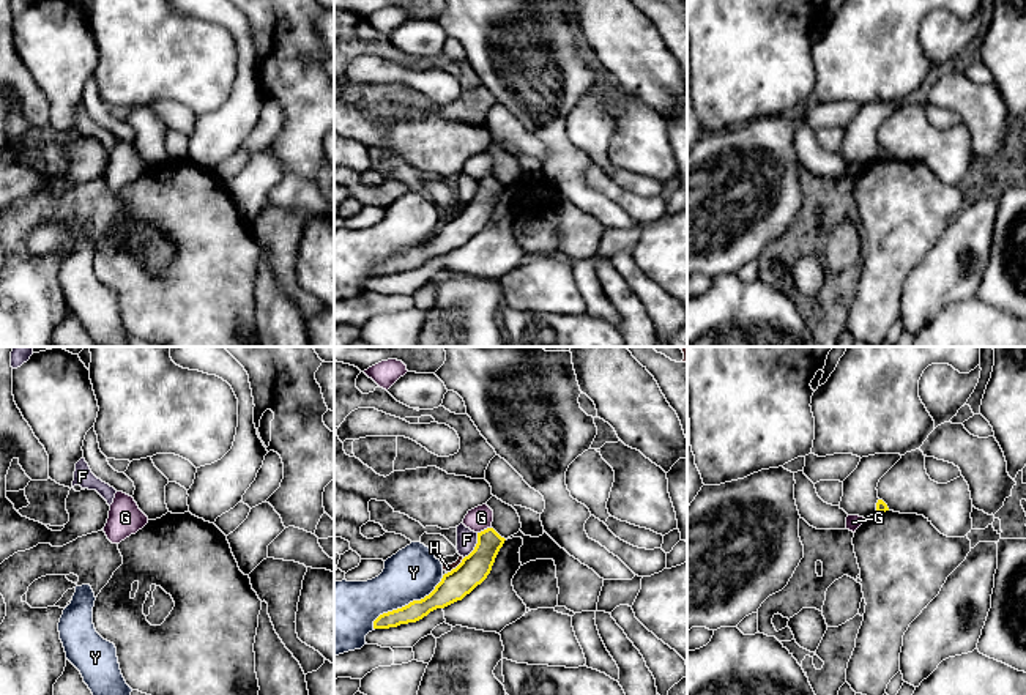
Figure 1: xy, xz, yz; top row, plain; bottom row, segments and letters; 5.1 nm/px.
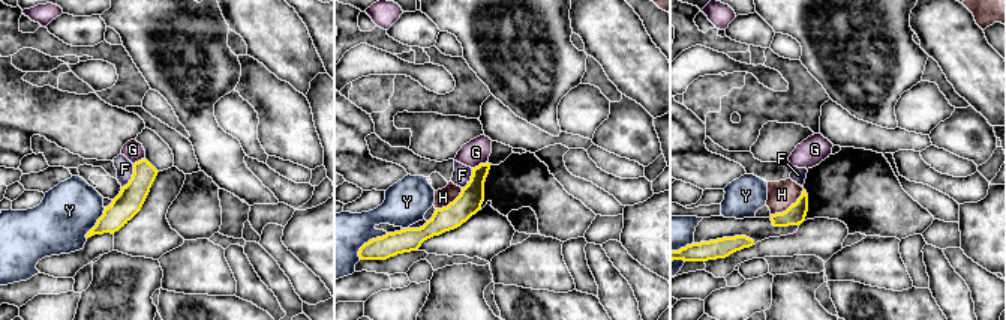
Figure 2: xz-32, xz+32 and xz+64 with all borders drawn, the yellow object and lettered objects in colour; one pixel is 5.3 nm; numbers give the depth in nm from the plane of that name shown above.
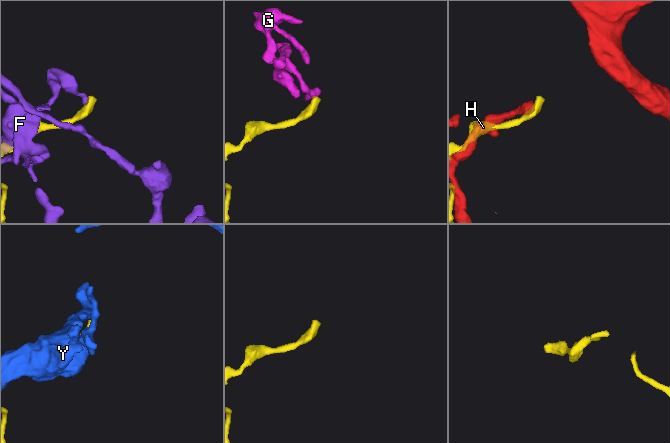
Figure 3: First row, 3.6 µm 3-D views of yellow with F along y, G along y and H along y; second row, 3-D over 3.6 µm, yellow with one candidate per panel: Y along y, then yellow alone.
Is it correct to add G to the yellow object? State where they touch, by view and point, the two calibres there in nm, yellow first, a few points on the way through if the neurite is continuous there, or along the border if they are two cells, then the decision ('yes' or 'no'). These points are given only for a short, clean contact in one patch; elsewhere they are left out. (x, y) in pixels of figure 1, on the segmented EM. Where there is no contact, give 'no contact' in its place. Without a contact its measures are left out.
meets yellow in xz at (484, 530); 150 nm thick on the yellow side, 120 nm on the other; border along xz (490, 527), (478, 533); no

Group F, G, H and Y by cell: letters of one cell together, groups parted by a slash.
F / G / H / Y

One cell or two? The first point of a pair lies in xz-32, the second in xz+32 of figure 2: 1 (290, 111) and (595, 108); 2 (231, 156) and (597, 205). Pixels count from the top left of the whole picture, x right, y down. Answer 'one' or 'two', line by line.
1: two
2: one

